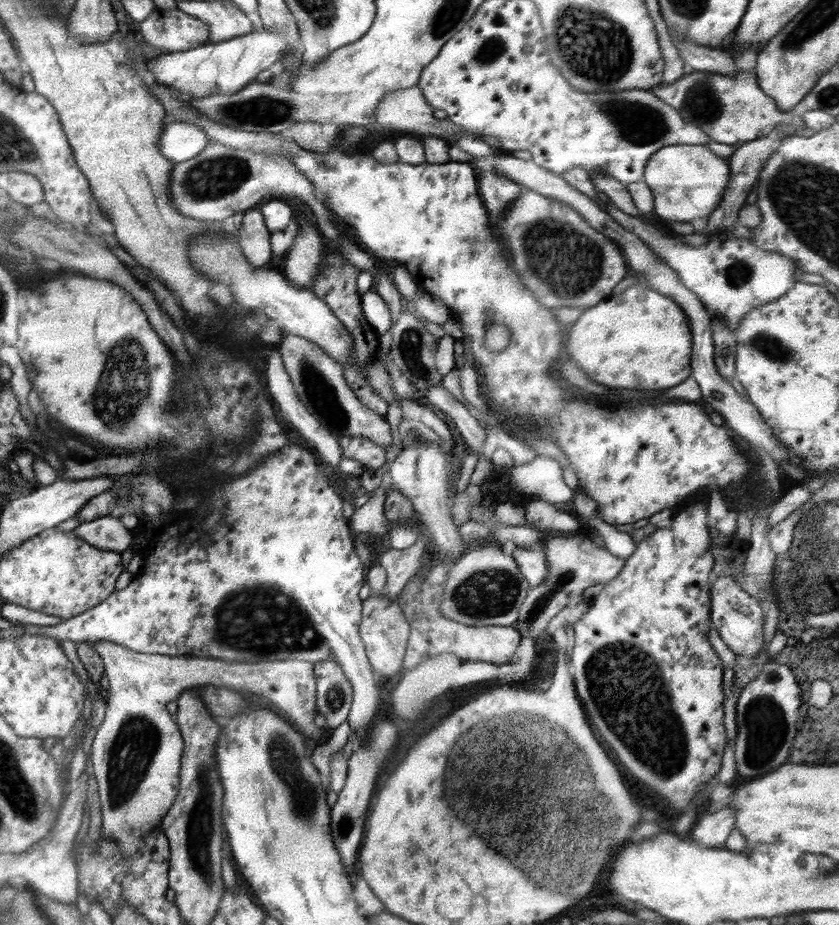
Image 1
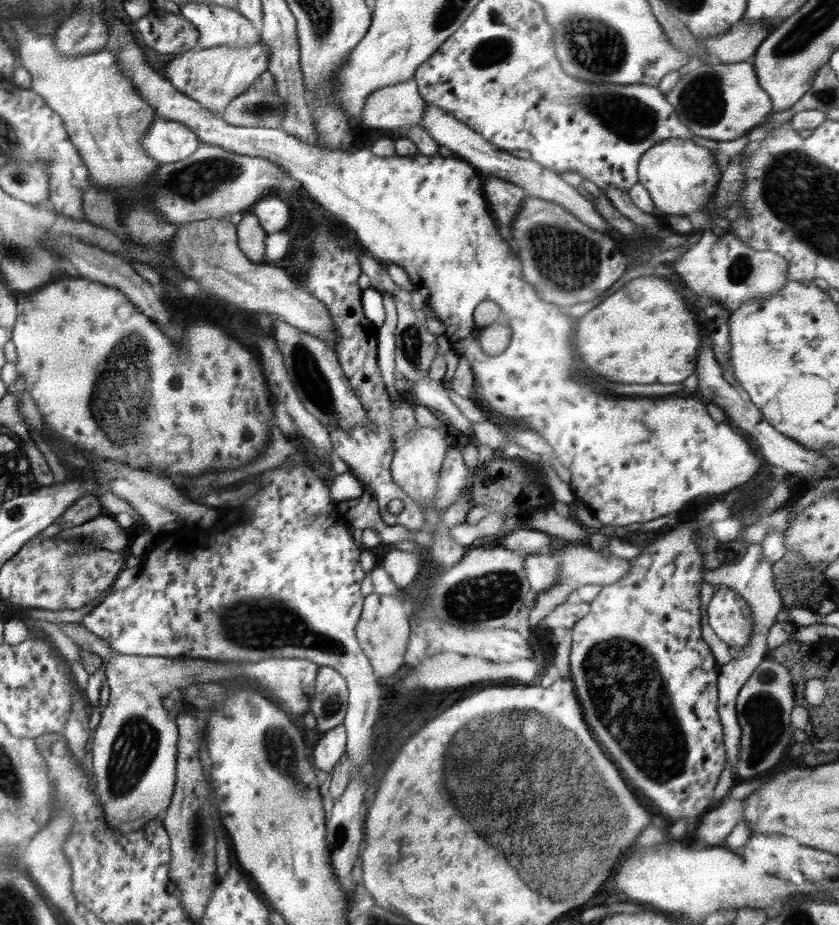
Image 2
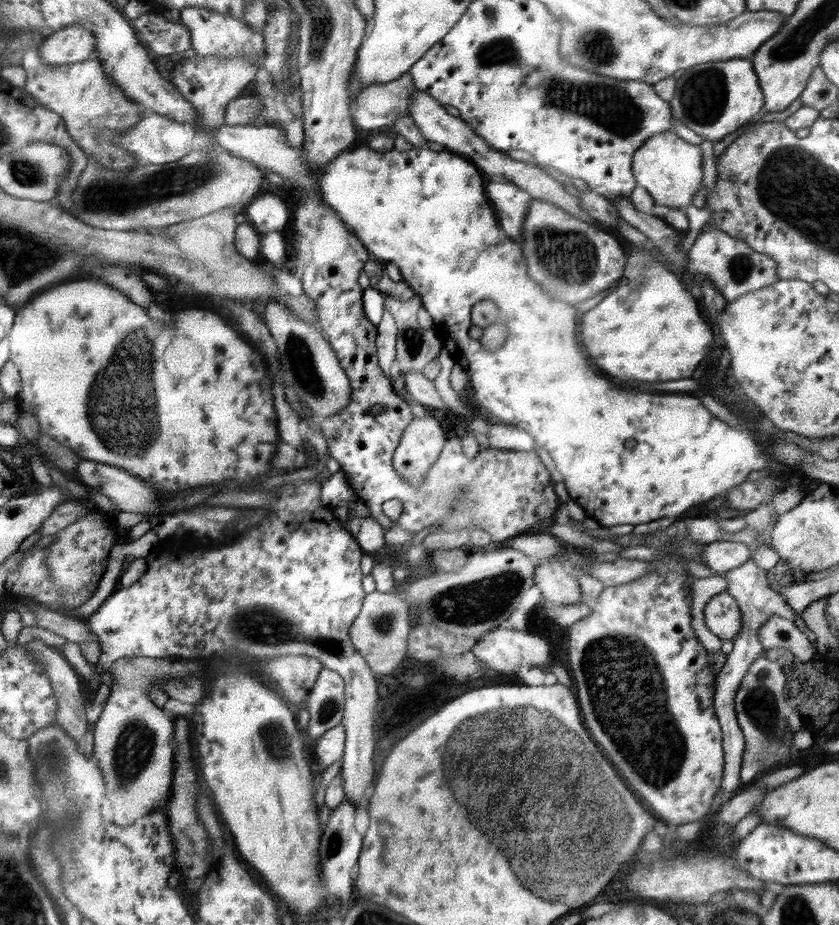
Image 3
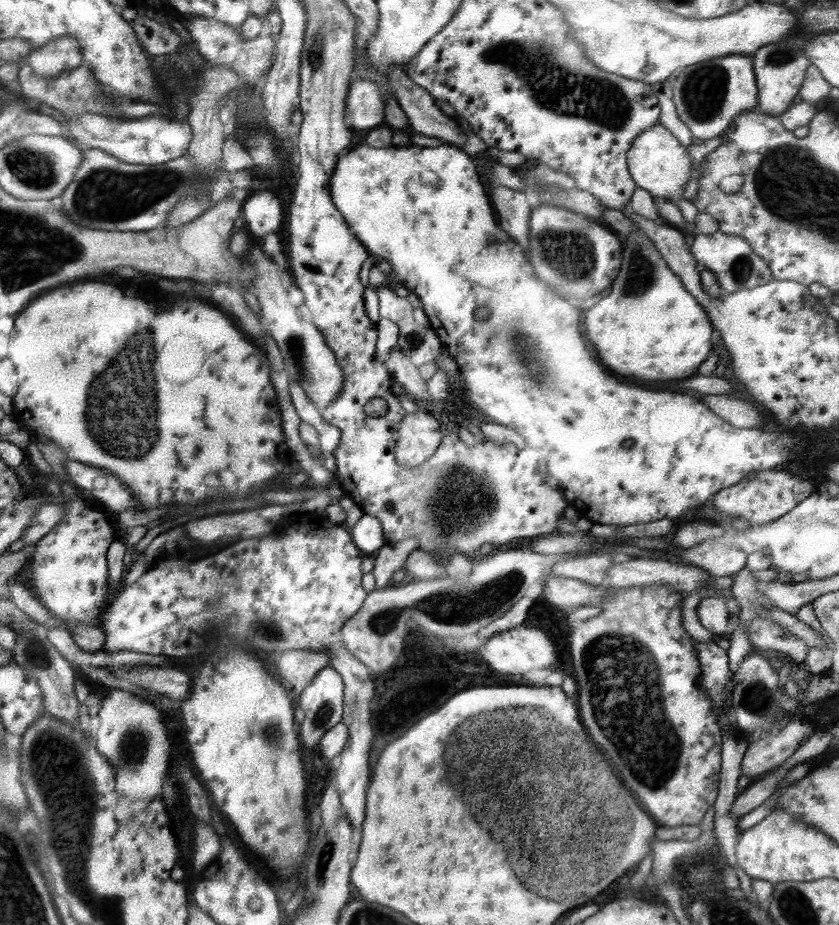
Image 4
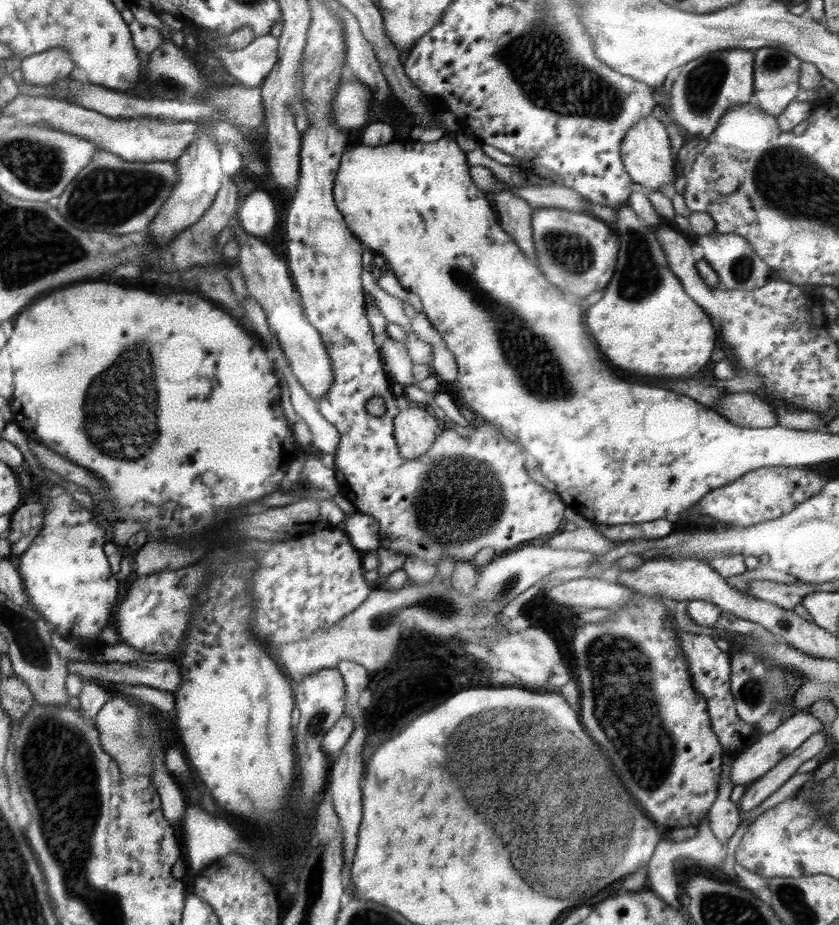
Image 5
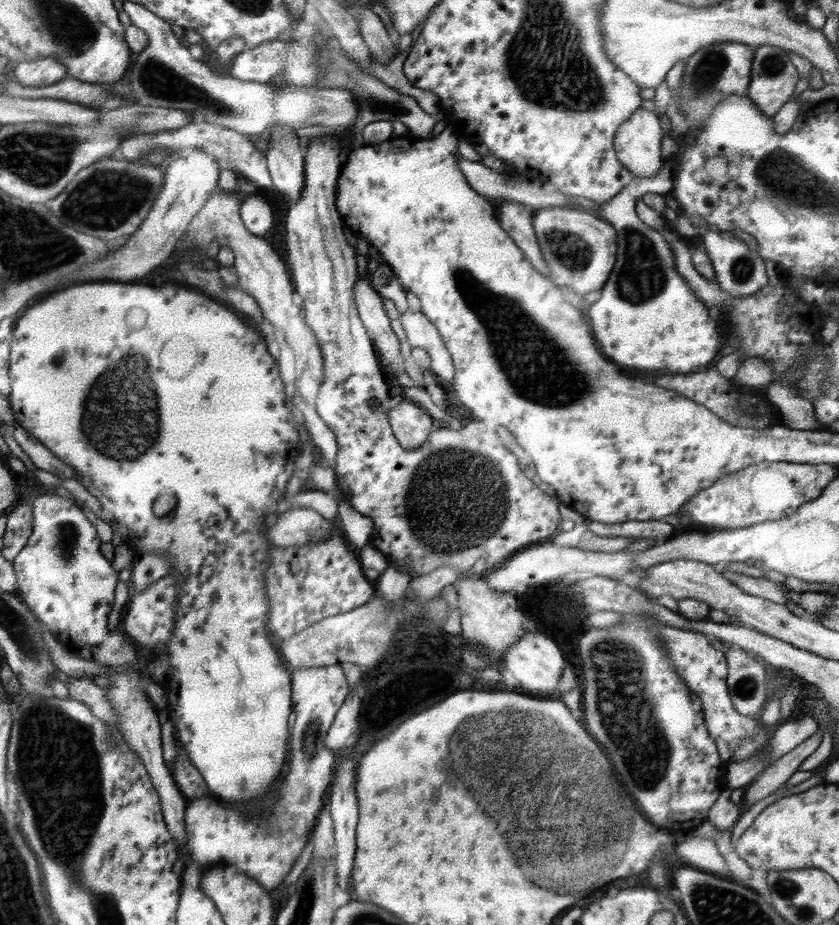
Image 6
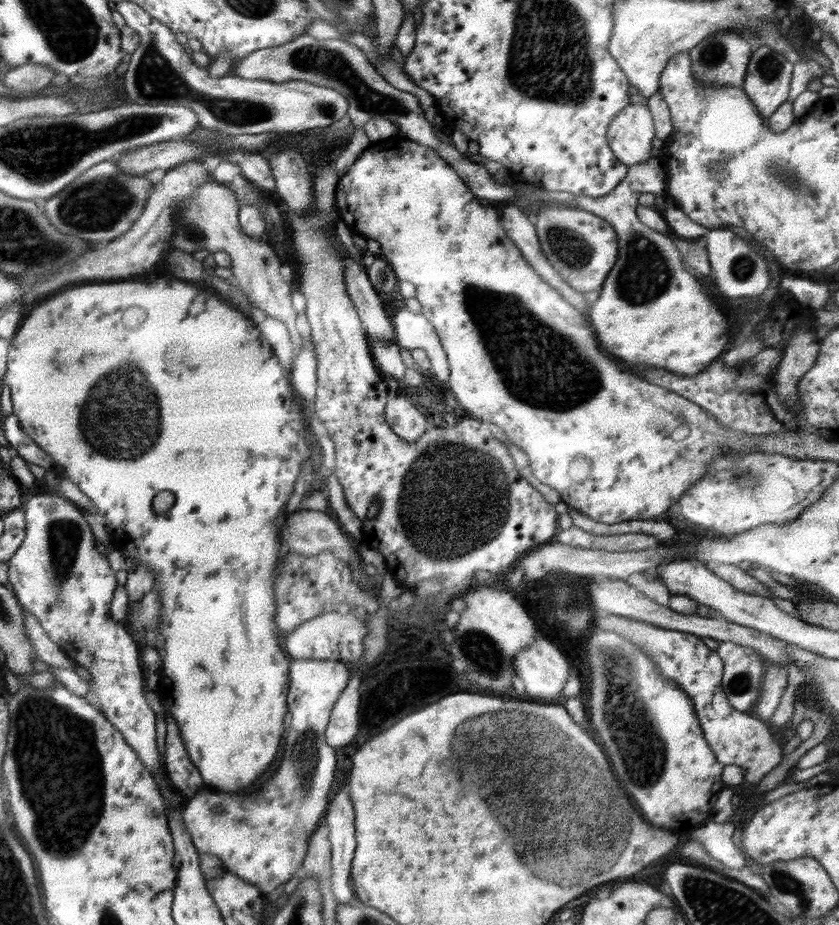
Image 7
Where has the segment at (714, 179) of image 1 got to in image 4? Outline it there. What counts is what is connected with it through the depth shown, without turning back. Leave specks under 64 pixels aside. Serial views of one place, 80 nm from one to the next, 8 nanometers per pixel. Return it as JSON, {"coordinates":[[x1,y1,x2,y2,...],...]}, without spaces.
{"coordinates":[[660,123,641,132,627,152,628,172,638,187,652,196,670,199,674,202,683,197,685,187,691,184,692,164,688,149]]}

